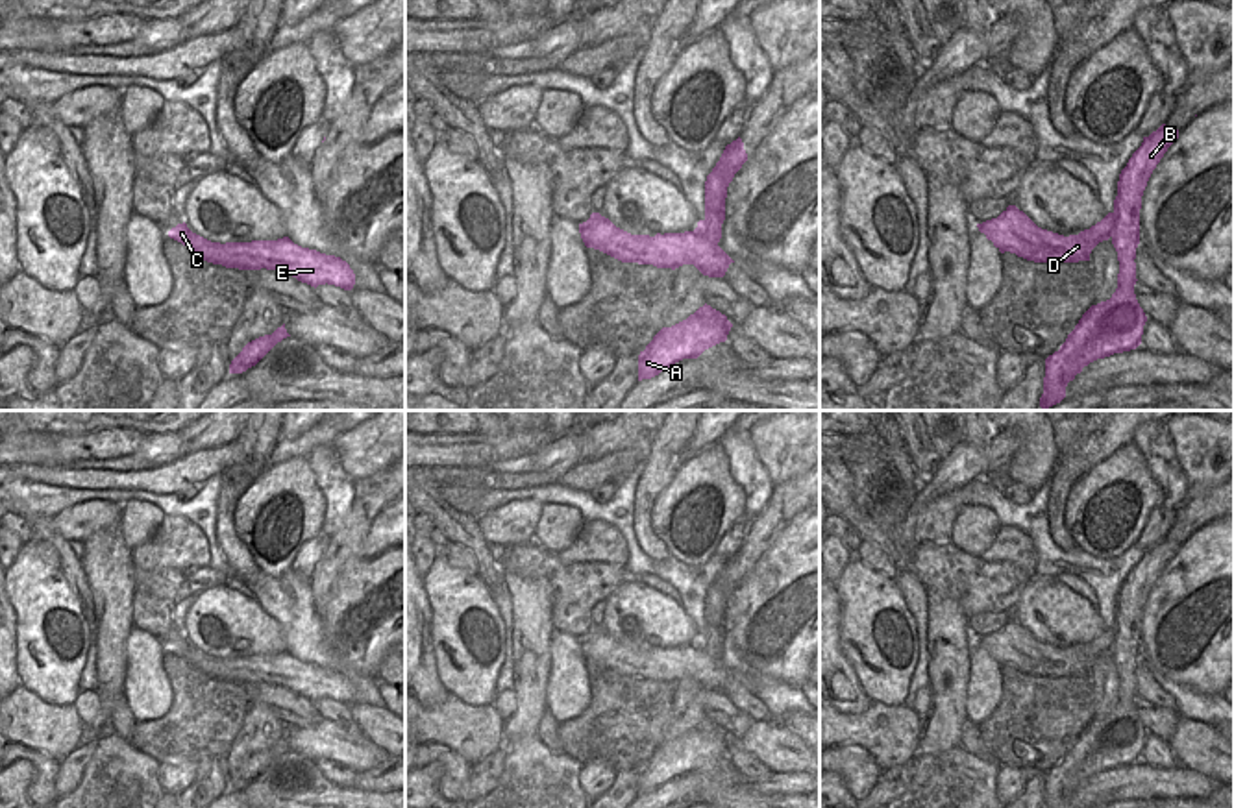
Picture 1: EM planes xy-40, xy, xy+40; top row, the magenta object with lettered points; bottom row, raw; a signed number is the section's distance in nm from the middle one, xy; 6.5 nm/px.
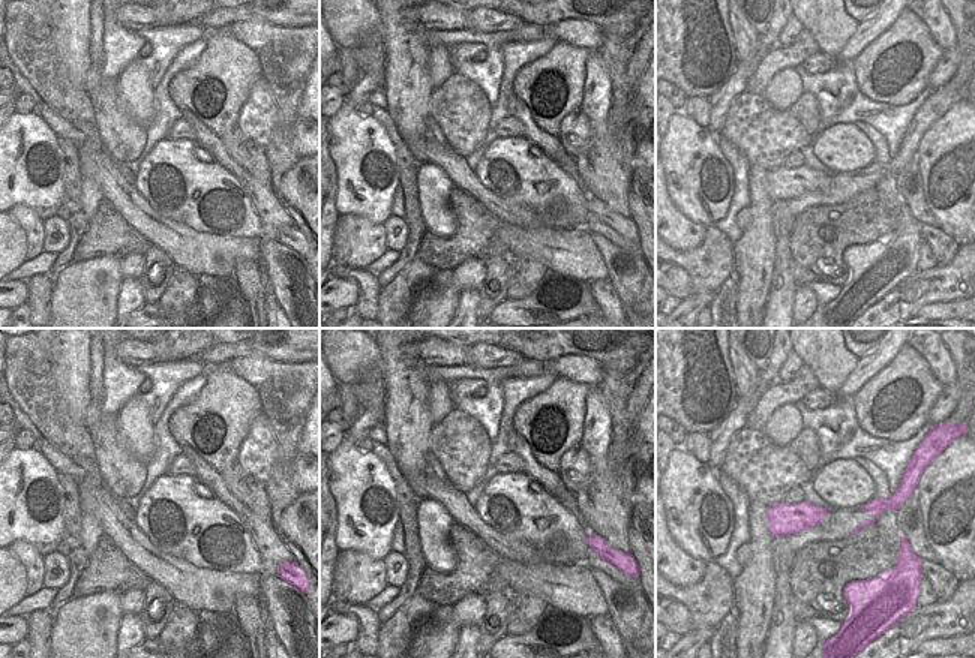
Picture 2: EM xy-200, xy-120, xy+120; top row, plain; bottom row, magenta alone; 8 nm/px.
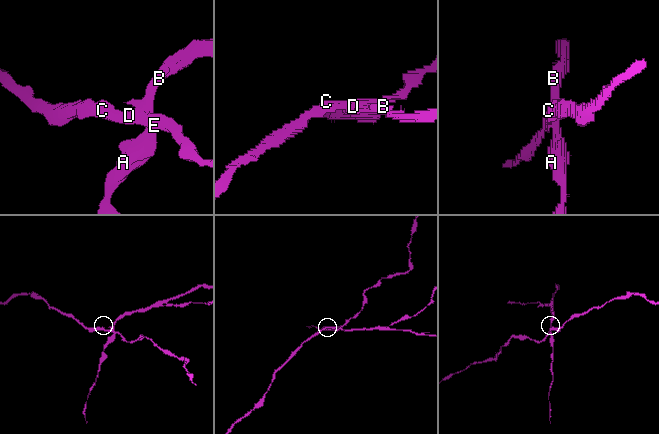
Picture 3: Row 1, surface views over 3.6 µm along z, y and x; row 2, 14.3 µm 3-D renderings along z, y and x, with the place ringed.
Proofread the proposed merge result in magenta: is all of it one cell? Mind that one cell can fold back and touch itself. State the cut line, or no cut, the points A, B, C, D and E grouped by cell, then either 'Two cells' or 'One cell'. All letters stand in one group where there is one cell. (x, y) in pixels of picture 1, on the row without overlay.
Split along xy+40 (1114, 627), (1116, 640), (1110, 649). Groups: A B / C D E. Two cells.

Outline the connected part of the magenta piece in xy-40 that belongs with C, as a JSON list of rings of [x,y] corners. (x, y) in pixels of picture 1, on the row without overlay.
[[[178,638],[168,651],[187,660],[207,677],[239,684],[278,684],[311,701],[335,699],[352,704],[355,688],[346,675],[316,664],[302,662],[289,651],[252,656],[211,656],[192,647],[187,638]]]

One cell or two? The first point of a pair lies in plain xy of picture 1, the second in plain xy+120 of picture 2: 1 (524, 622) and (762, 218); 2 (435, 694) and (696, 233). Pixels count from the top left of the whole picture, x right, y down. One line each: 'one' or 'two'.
1: one
2: one

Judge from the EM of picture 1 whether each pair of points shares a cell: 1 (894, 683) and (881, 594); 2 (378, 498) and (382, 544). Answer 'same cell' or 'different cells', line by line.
1: same cell
2: different cells

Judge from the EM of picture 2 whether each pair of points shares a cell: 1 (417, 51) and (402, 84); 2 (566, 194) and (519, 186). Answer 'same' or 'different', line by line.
1: same
2: same

